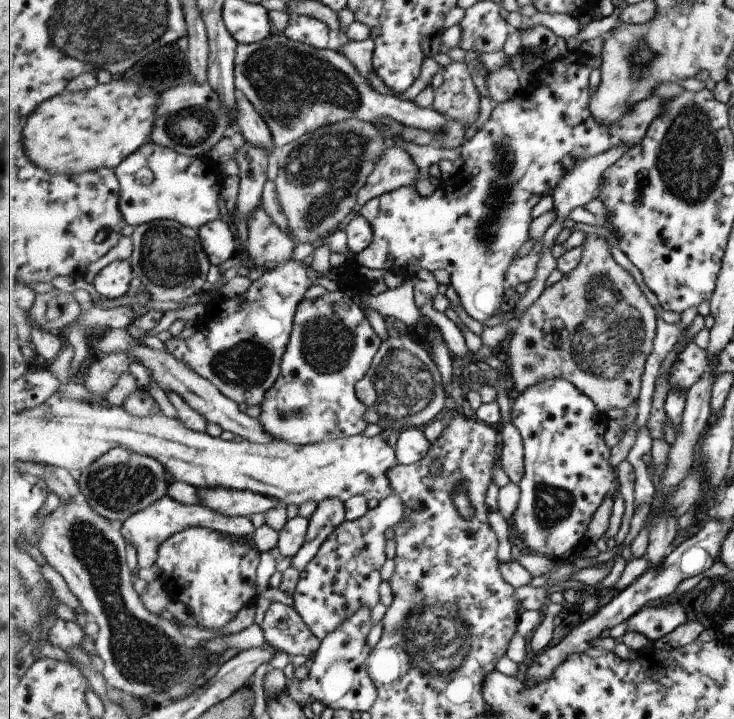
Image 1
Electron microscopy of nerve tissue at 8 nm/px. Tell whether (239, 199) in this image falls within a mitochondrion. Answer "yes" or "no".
no

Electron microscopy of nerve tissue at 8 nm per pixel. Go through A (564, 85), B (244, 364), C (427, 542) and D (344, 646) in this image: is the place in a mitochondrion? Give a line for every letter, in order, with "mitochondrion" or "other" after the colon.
A: other
B: mitochondrion
C: other
D: mitochondrion

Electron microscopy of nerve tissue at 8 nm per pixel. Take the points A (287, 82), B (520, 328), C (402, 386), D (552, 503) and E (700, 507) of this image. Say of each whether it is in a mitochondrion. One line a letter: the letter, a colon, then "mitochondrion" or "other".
A: mitochondrion
B: other
C: mitochondrion
D: mitochondrion
E: other

